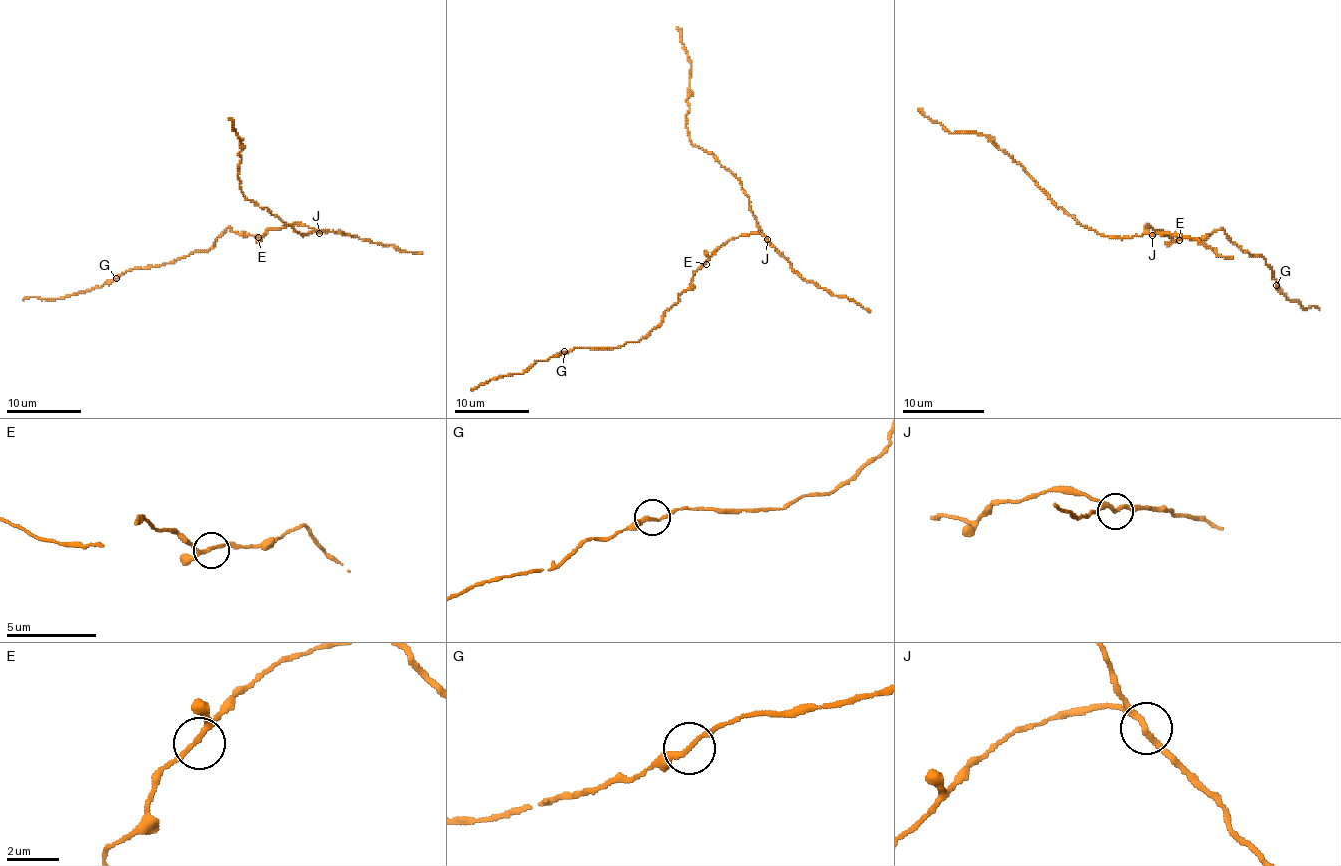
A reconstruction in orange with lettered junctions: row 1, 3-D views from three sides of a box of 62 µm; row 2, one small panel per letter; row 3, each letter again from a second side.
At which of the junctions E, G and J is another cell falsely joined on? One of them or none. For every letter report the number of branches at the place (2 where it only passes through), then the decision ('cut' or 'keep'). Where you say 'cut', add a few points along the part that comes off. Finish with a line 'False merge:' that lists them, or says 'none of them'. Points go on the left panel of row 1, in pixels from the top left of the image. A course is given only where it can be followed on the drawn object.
E: 3 branches meet; keep
G: 2 branches meet; keep
J: 3 branches meet; keep
False merge: none of them

